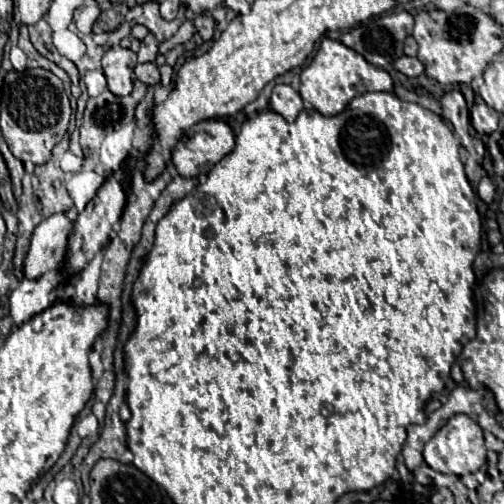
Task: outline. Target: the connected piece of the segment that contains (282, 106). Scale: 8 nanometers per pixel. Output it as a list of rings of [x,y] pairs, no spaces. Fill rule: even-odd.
[[[275,84],[271,94],[271,108],[281,114],[287,122],[293,122],[303,110],[303,100],[299,92],[293,90],[289,84]]]

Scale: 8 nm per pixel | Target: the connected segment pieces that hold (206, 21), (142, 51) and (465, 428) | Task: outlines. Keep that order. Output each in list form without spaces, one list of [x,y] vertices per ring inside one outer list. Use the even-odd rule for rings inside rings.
[[[199,14],[199,16],[195,18],[195,28],[197,28],[197,32],[199,32],[199,36],[201,36],[203,40],[211,40],[213,30],[215,30],[215,20],[213,20],[213,16],[211,16],[211,14]]]
[[[149,32],[143,40],[141,40],[141,48],[139,48],[139,62],[155,62],[155,56],[157,56],[157,38]]]
[[[455,414],[449,418],[449,422],[437,430],[437,434],[425,444],[423,458],[425,462],[443,474],[457,474],[463,476],[467,472],[477,472],[485,464],[485,444],[483,444],[483,430],[475,420],[471,420],[467,414]]]

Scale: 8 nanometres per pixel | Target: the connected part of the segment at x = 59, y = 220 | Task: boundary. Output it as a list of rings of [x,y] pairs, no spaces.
[[[53,214],[45,218],[45,222],[37,226],[37,230],[33,230],[29,254],[25,256],[23,266],[27,280],[41,278],[41,274],[47,274],[51,268],[57,268],[61,264],[69,232],[71,222],[65,214]]]

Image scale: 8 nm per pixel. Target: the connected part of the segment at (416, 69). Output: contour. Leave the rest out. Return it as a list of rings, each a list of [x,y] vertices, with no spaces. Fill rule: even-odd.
[[[401,56],[399,60],[395,60],[395,68],[409,78],[417,78],[425,74],[425,66],[417,58],[409,58],[409,56]]]

